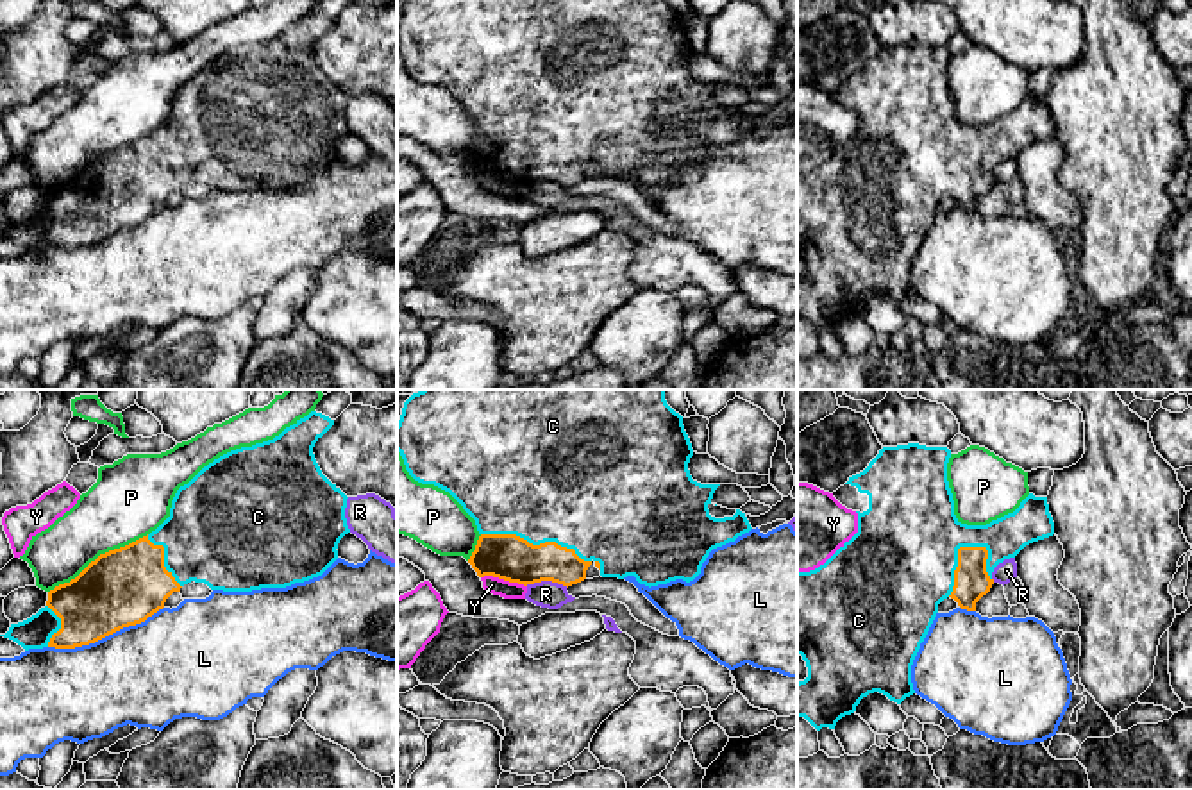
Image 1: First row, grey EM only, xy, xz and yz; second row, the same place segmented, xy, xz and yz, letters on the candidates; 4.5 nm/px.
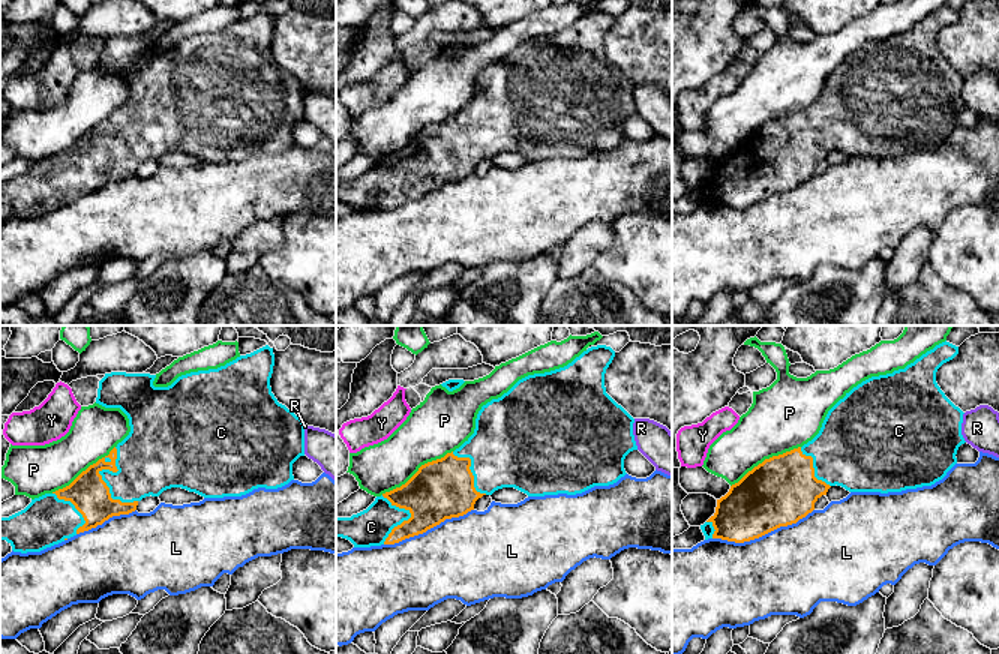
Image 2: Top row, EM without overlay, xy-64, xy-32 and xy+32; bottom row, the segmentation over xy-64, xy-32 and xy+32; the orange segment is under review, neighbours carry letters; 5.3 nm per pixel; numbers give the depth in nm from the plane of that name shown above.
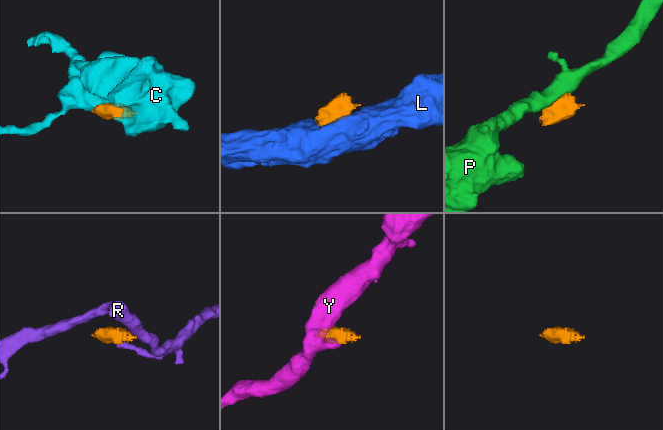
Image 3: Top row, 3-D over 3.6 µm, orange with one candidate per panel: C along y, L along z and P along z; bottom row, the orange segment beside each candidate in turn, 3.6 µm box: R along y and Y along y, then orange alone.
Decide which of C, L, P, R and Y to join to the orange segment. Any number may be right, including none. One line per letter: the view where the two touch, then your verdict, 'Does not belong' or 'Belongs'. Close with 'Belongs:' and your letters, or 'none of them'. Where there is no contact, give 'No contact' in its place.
C: Touches orange in xz. Belongs
L: Touches orange in xy. Does not belong
P: Touches orange in xy. Does not belong
R: Touches orange in xz. Does not belong
Y: Touches orange in xz. Does not belong
Belongs: C

